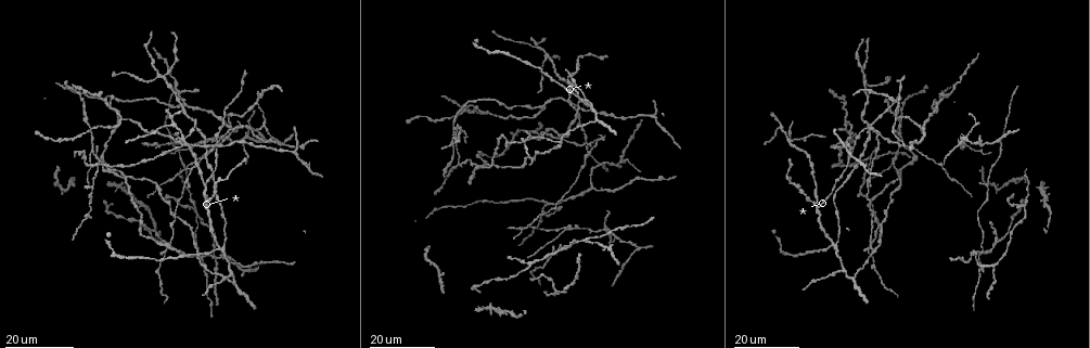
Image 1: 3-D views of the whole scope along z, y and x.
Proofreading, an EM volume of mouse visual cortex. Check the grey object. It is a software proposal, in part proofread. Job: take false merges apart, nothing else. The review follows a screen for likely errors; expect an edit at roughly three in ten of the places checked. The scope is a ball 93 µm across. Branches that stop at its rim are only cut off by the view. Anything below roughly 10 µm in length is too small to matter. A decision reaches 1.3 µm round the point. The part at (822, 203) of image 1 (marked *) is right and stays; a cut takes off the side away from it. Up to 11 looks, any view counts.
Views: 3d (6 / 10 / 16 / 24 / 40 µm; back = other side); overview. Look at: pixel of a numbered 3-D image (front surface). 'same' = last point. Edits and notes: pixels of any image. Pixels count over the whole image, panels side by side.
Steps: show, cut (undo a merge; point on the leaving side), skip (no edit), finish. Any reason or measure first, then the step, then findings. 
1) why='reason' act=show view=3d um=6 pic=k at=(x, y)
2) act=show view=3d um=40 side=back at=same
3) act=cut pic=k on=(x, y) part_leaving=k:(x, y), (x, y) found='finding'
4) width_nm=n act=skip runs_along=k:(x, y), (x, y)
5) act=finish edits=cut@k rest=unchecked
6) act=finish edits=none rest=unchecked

act=show view=3d um=24 pic=1 at=(870, 241)

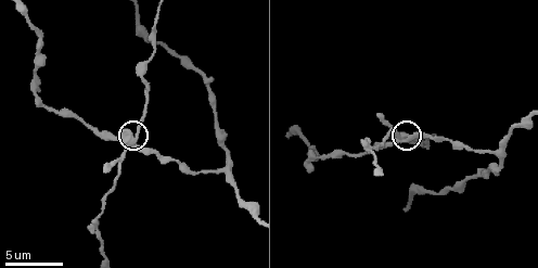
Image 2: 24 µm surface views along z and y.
act=show view=3d um=10 pic=2 at=(133, 136)

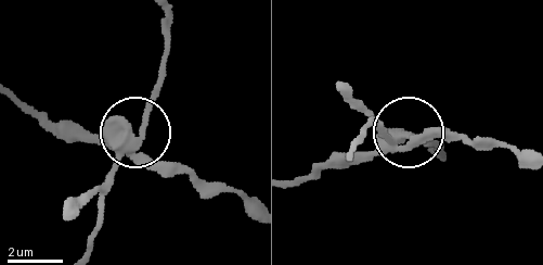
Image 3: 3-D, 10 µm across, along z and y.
side_arm_um=168 act=cut pic=3 on=(144, 113) part_leaving=3:(117, 147), (140, 133), (164, 55), (164, 13) found='a second neuron is stuck on'

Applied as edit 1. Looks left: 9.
act=show view=overview

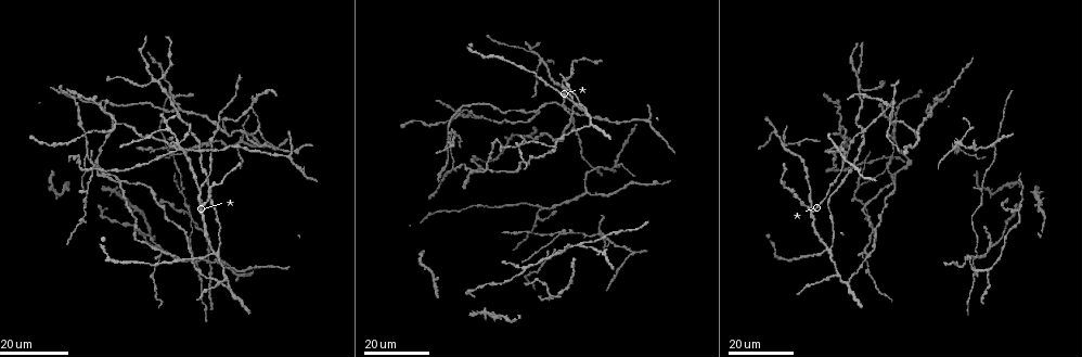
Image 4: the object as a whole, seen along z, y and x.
why='arms part here' act=show view=3d um=16 pic=4 at=(86, 157)

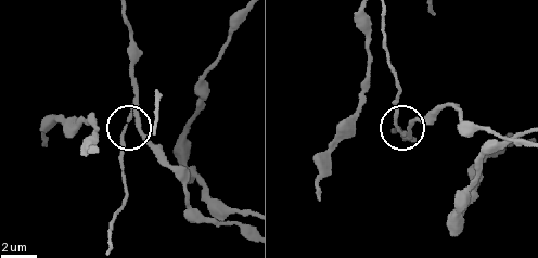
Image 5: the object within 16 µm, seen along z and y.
why='zoom in' act=show view=3d um=6 pic=5 at=(131, 115)

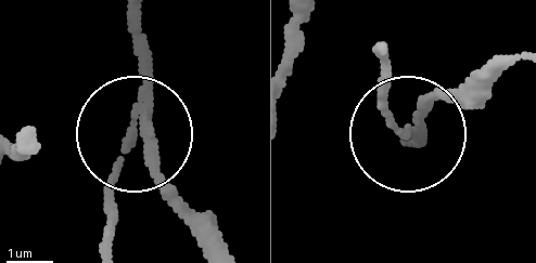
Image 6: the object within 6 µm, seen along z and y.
arms=3 act=cut pic=6 on=(116, 163) part_leaving=6:(410, 134), (386, 106), (386, 52) found='two neurons meet here'

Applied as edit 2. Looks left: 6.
act=show view=3d um=16 pic=4 at=(632, 251)

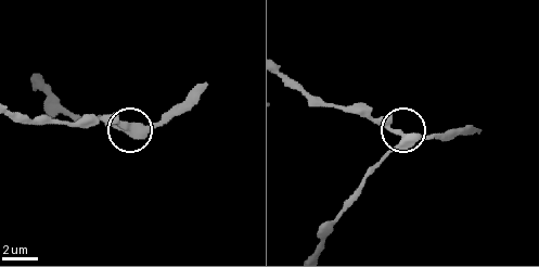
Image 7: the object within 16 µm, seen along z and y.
why='closer look' act=show view=3d um=10 pic=7 at=(132, 125)

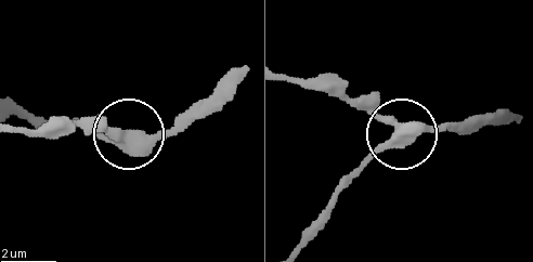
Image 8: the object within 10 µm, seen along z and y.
act=show view=3d um=6 pic=8 at=(124, 133)

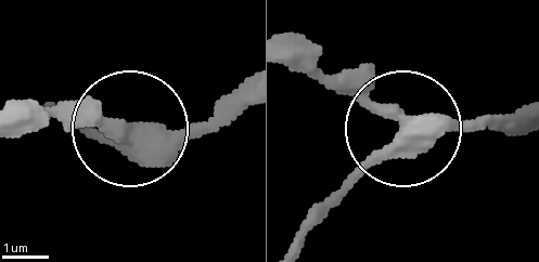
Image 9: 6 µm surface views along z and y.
arms=3 act=skip found='all the same neuron'

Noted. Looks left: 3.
why='arms part here' act=show view=3d um=16 pic=4 at=(976, 257)

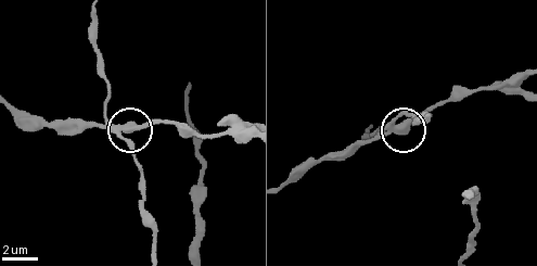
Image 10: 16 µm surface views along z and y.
why='zoom in' act=show view=3d um=10 pic=10 at=(399, 126)

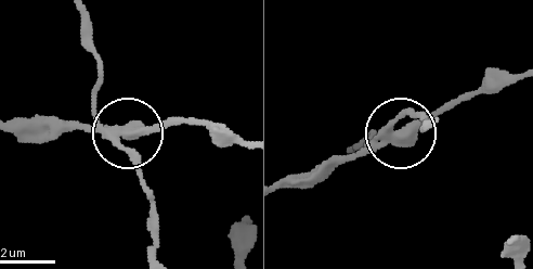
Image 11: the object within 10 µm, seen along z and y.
width_nm=340 act=cut pic=11 on=(133, 155) found='a second neuron is stuck on'

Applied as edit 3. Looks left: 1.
act=finish edits=cut@3,cut@6,cut@11 rest=unchecked

